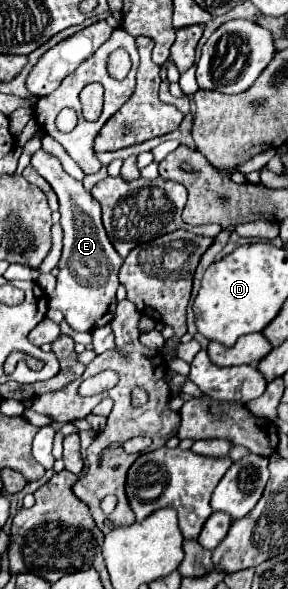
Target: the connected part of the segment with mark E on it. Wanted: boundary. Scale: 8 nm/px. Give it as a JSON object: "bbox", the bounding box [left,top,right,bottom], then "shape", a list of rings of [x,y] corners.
{"bbox":[31,150,123,332],"shape":[[[37,150],[31,158],[33,168],[51,184],[59,198],[61,212],[61,228],[63,228],[63,256],[59,260],[59,276],[57,288],[49,298],[49,306],[61,310],[69,326],[77,332],[91,332],[95,328],[105,326],[107,322],[99,322],[115,302],[115,292],[119,286],[119,268],[123,258],[113,248],[111,240],[101,222],[101,206],[99,202],[83,188],[81,182],[73,180],[59,164],[59,160],[45,150]]]}

